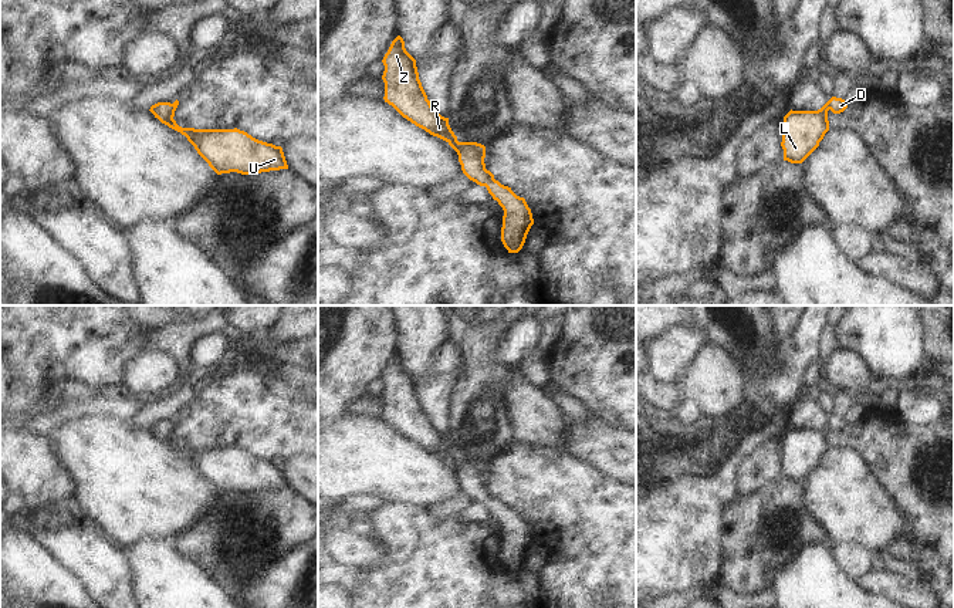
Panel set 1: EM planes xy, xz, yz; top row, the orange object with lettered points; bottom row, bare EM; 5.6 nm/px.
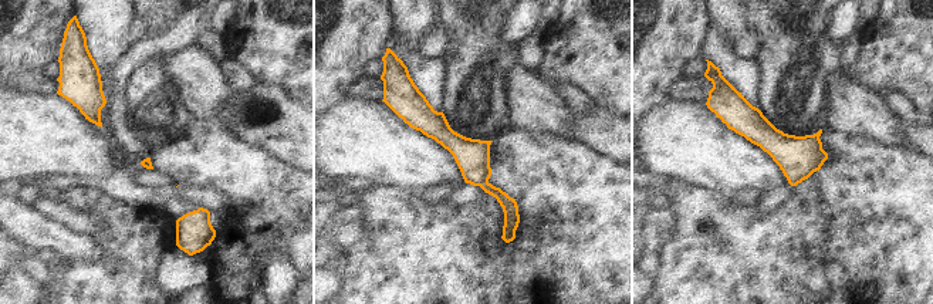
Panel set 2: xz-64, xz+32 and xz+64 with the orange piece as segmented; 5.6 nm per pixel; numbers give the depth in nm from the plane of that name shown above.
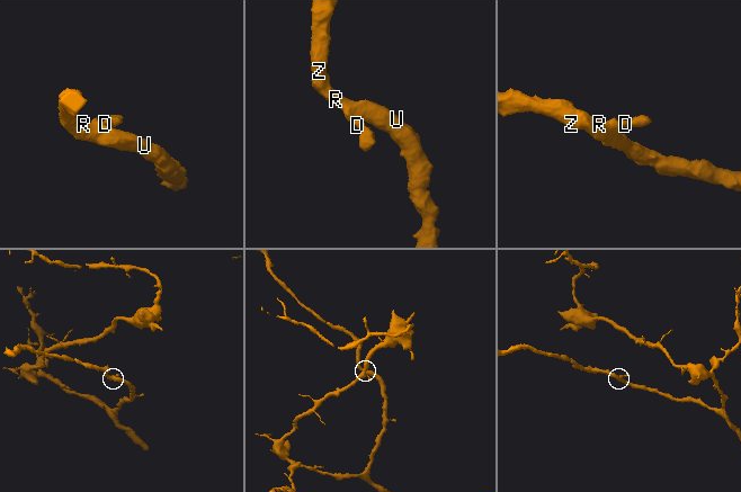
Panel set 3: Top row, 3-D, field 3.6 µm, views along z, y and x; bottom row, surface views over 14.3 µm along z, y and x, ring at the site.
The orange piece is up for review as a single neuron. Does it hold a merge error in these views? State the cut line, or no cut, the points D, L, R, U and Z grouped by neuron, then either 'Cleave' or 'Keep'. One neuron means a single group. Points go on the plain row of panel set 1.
No split. Groups: D L R U Z. Keep

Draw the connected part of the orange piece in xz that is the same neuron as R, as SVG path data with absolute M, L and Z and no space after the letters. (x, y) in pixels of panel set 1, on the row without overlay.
M398 354L382 378L385 389L385 420L392 423L403 436L433 455L446 459L459 473L463 492L488 511L504 528L501 560L508 571L518 571L534 543L531 527L524 516L511 506L501 503L486 487L486 465L477 460L459 460L449 443L427 418L419 398L416 378L406 369L405 359Z

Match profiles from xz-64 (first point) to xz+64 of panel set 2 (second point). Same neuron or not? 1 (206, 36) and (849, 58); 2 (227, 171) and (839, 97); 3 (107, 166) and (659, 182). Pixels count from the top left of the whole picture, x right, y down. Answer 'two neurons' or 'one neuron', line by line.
1: one neuron
2: two neurons
3: two neurons

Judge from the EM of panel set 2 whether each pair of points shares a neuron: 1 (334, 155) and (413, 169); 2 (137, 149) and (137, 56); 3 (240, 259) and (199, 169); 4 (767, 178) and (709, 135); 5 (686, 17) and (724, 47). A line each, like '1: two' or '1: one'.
1: one
2: one
3: one
4: one
5: two

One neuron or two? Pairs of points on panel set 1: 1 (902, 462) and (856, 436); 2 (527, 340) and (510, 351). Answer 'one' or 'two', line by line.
1: one
2: one

